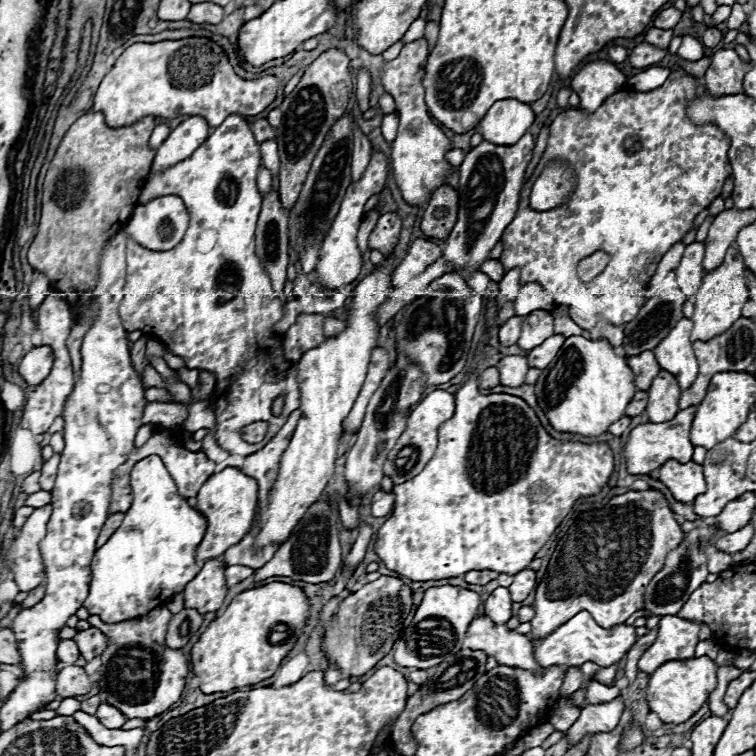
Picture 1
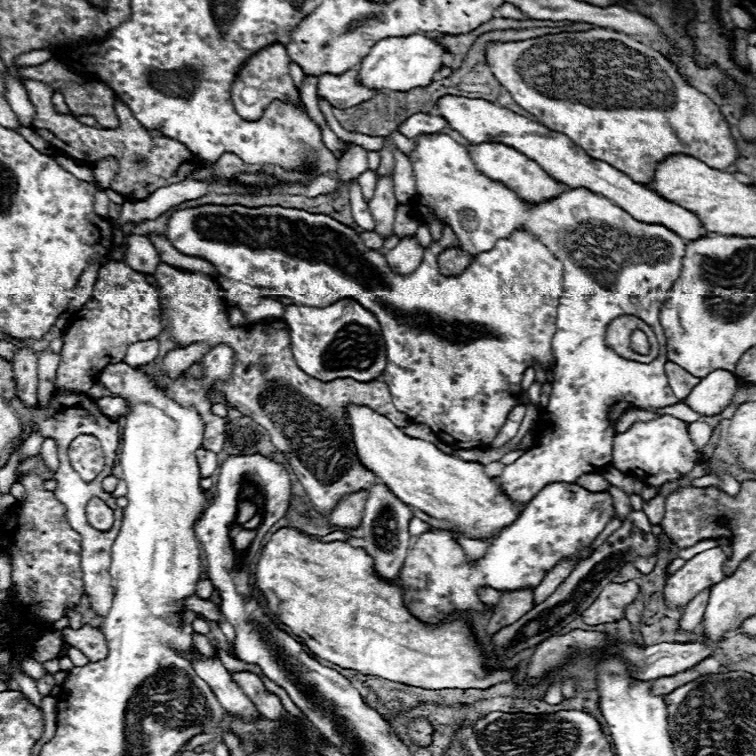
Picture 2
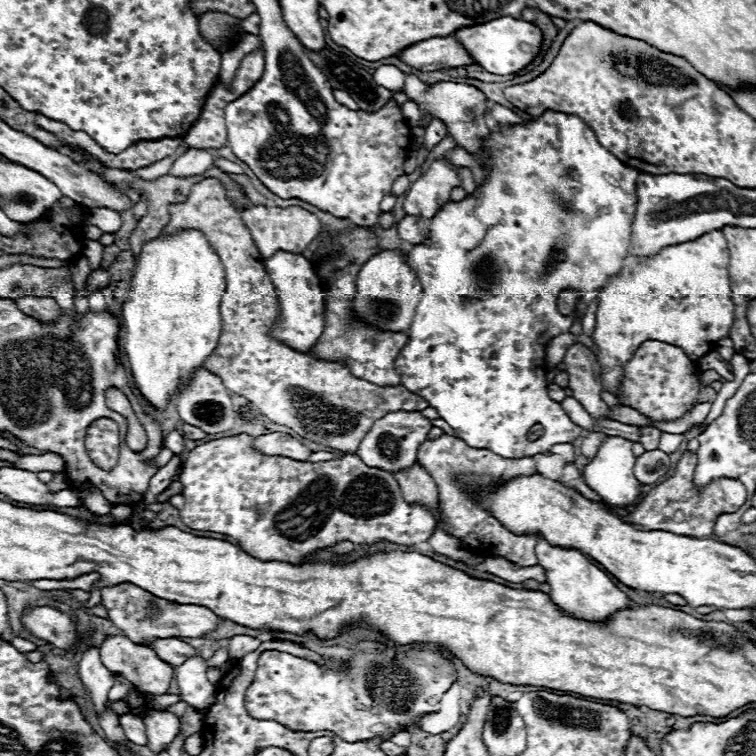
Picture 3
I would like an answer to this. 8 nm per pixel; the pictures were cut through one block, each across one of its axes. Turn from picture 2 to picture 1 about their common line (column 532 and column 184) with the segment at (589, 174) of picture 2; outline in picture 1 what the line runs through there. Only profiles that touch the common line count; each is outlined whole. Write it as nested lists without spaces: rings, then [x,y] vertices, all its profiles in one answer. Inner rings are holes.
[[[192,116],[184,120],[176,130],[172,130],[172,134],[156,150],[156,158],[150,172],[152,174],[164,172],[170,166],[190,158],[196,152],[196,148],[208,138],[208,132],[210,132],[210,126],[206,124],[204,118]]]

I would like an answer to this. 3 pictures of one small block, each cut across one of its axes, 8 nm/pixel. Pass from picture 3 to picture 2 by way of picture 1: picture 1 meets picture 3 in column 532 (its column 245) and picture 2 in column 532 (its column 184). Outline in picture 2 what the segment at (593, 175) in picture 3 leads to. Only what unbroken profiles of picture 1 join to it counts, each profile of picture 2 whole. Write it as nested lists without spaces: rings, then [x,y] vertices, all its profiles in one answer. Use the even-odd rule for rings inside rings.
[[[482,142],[482,144],[470,144],[468,152],[476,164],[476,168],[490,180],[500,182],[502,186],[506,186],[508,190],[512,190],[520,200],[526,200],[530,204],[538,204],[538,202],[548,202],[552,198],[558,198],[566,186],[556,182],[552,176],[548,176],[548,172],[538,166],[538,162],[530,160],[528,156],[524,156],[522,152],[502,144],[502,142]],[[238,204],[184,208],[168,218],[164,238],[186,256],[210,260],[218,268],[218,274],[228,280],[244,282],[254,288],[270,288],[306,306],[328,306],[340,298],[354,298],[372,310],[386,342],[388,364],[382,378],[388,382],[394,406],[414,422],[430,426],[444,442],[460,448],[490,446],[510,410],[518,404],[524,370],[534,362],[544,370],[552,370],[556,364],[550,340],[554,336],[558,298],[562,296],[564,266],[526,230],[514,230],[510,238],[500,238],[492,250],[478,254],[468,268],[456,276],[444,276],[438,270],[438,254],[450,246],[448,226],[442,228],[440,240],[432,240],[424,250],[420,266],[408,276],[396,274],[380,250],[364,246],[354,228],[326,214],[312,214],[298,208],[246,208]]]

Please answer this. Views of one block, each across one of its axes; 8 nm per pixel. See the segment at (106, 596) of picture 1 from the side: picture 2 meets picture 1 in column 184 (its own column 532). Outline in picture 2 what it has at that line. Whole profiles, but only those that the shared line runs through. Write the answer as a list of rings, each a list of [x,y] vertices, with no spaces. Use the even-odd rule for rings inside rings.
[[[554,482],[544,486],[544,490],[528,502],[518,520],[492,540],[490,552],[476,560],[476,564],[466,562],[466,554],[460,544],[450,538],[448,530],[430,530],[416,540],[400,574],[400,584],[408,590],[404,596],[406,606],[416,618],[438,624],[448,614],[454,614],[454,610],[484,610],[476,594],[478,586],[492,586],[496,590],[516,590],[520,586],[536,588],[560,558],[590,546],[612,516],[614,504],[608,492],[590,492],[578,484]]]

